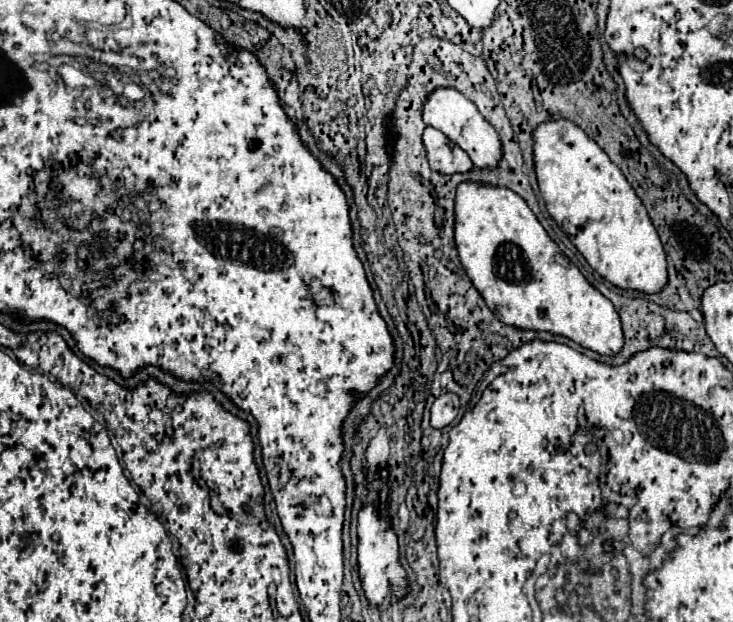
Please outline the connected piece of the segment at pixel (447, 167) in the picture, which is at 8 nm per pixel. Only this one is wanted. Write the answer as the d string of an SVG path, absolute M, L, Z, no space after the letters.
M426 126L422 142L432 170L444 174L456 174L456 172L468 172L472 168L472 160L468 158L468 154L450 138L446 138L440 130Z

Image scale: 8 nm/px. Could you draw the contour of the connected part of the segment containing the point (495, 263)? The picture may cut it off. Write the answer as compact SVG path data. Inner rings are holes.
M460 182L456 188L456 224L454 240L460 254L460 262L486 300L488 308L504 324L518 326L522 330L544 330L566 336L580 344L582 348L594 350L598 354L616 354L624 346L624 334L620 326L620 316L612 302L598 292L582 272L560 252L554 240L546 234L534 212L528 208L526 200L504 186L488 186L480 182Z

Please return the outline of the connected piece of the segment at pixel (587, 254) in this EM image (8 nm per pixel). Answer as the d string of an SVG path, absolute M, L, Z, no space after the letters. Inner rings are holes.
M550 120L540 124L534 132L534 168L540 186L540 194L546 202L546 210L556 222L566 222L564 230L578 252L586 258L586 262L608 282L618 288L632 288L646 294L660 292L666 282L666 254L662 242L658 238L656 228L652 226L648 212L634 188L622 174L622 170L608 158L608 154L574 122L570 120Z

